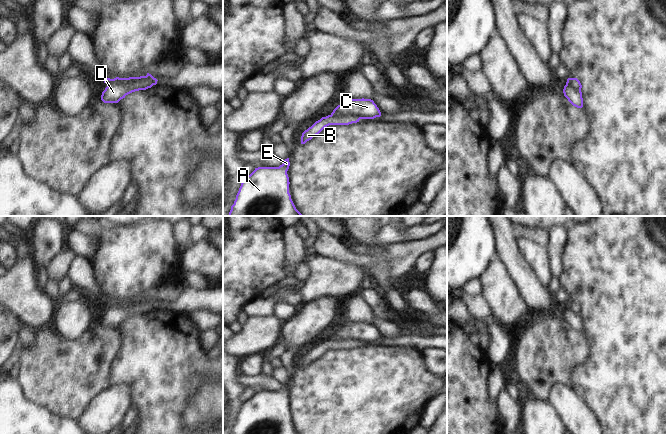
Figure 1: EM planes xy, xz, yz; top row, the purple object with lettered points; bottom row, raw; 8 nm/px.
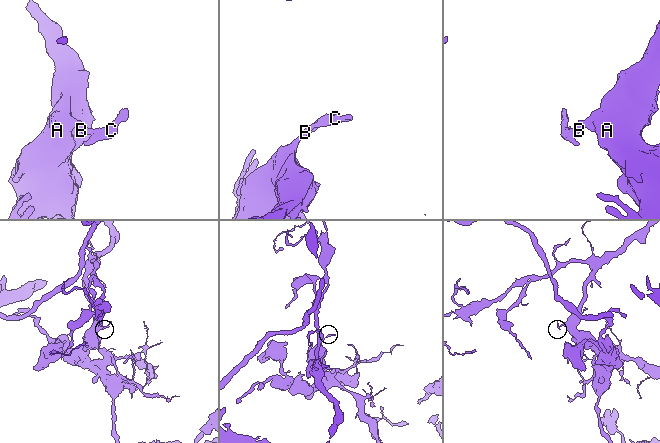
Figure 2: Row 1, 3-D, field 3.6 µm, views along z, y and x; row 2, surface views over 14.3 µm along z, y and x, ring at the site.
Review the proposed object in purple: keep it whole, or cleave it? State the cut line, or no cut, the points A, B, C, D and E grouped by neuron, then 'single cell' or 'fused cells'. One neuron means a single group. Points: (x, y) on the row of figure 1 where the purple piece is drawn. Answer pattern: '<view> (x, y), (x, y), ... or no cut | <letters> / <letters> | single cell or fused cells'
xz (331, 114), (336, 116), (360, 115), (366, 118) | A B E / C D | fused cells

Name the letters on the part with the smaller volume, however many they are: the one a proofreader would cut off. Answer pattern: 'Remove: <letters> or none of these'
Remove: C, D

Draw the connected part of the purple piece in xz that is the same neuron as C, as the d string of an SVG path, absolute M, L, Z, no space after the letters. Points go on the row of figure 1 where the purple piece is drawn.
M362 98L350 99L348 102L338 105L331 115L336 117L340 115L358 115L371 119L373 117L380 117L381 112L373 100Z

